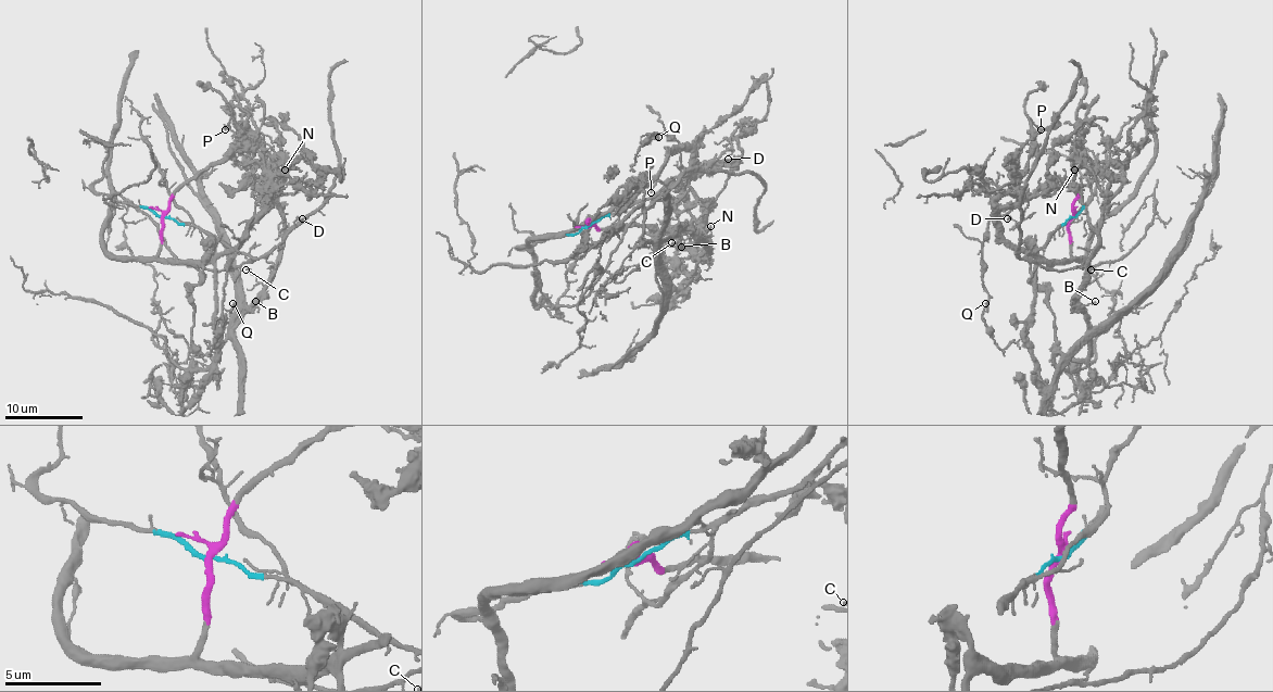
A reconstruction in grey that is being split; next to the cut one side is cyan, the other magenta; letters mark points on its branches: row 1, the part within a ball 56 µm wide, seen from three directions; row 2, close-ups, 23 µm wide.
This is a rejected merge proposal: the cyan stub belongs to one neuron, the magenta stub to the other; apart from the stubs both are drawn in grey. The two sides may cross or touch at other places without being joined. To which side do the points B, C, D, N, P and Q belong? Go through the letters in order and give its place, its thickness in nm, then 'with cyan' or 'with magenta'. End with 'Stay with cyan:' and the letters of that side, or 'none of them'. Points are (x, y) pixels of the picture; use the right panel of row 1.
B: place (1095, 301); calibre 110 nm; with magenta
C: place (1091, 269); calibre 120 nm; with magenta
D: place (1007, 218); calibre 110 nm; with cyan
N: place (1074, 170); calibre 120 nm; with magenta
P: place (1041, 129); calibre 140 nm; with magenta
Q: place (985, 303); calibre 130 nm; with magenta
Stay with cyan: D

